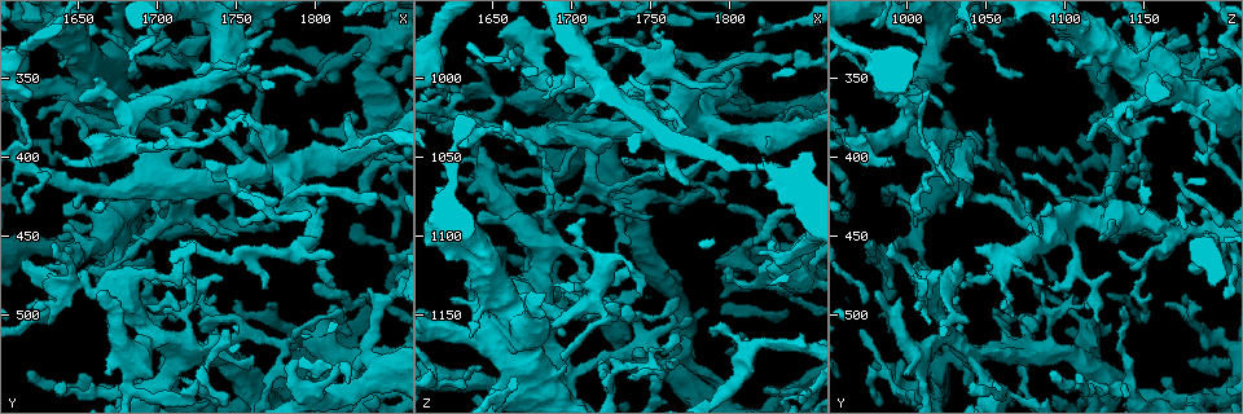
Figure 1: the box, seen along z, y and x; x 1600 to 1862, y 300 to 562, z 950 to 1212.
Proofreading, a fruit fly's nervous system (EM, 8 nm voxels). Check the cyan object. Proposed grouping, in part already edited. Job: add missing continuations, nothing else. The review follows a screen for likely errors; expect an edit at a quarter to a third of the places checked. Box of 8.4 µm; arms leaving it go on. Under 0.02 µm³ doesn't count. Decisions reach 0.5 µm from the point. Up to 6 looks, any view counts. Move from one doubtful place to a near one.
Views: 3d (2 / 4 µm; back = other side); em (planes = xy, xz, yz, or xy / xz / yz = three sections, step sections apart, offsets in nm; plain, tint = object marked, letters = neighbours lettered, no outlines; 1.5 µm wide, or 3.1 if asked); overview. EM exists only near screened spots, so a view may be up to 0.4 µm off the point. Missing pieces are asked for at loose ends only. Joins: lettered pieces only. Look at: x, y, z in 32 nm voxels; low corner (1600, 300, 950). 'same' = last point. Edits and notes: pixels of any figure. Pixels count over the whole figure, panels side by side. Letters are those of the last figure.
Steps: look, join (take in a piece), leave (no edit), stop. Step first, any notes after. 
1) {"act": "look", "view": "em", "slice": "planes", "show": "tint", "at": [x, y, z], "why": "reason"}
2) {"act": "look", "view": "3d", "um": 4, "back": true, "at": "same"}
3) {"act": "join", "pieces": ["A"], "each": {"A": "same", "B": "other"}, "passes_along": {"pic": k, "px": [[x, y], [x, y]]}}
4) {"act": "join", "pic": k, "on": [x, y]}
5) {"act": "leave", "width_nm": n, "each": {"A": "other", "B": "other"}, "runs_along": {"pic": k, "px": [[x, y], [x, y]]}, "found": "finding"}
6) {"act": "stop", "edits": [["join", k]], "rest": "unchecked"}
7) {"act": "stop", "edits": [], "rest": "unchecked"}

{"act": "look", "view": "3d", "um": 2, "at": [1706, 324, 1090], "why": "thin end"}

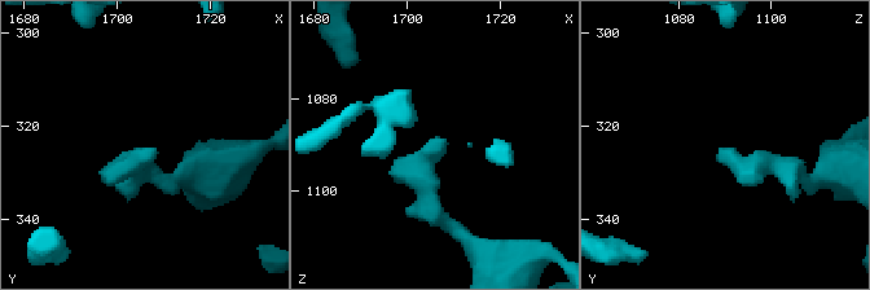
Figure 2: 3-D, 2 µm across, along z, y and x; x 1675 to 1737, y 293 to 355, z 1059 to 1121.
{"act": "look", "view": "em", "slice": "planes", "show": "letters", "at": [1708, 325, 1089], "why": "now the EM"}

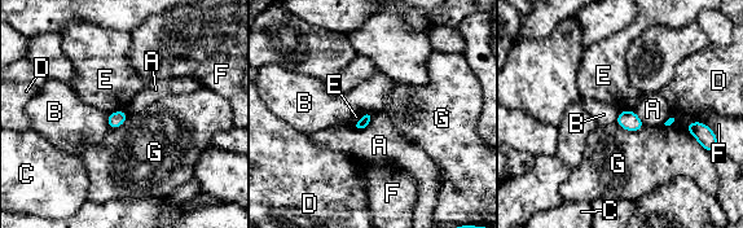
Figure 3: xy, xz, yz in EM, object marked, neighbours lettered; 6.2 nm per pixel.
{"act": "leave", "each": {"A": "other", "B": "other", "C": "other", "D": "other", "E": "other", "F": "other", "G": "other"}, "border": {"pic": 3, "px": [[110, 113], [108, 117], [109, 128]]}, "found": "none of them fits"}

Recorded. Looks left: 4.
{"act": "look", "view": "em", "slice": "planes", "show": "letters", "at": [1616, 494, 1062], "why": "free end"}

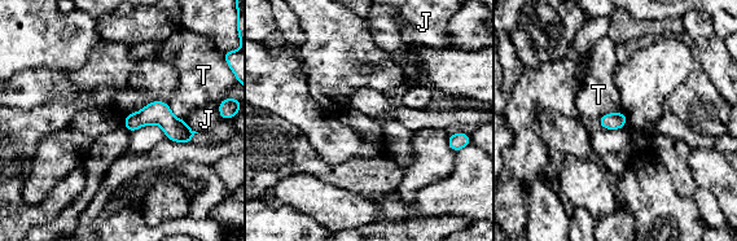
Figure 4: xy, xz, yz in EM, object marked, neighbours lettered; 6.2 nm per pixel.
{"act": "leave", "longest_contact_nm": ["T", 160], "each": {"J": "other", "T": "other"}, "border": {"pic": 4, "px": [[622, 112], [605, 113], [599, 121]]}, "found": "none of them fits"}

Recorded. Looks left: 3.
{"act": "look", "view": "em", "slice": "planes", "show": "letters", "at": [1638, 450, 1124], "why": "free end"}

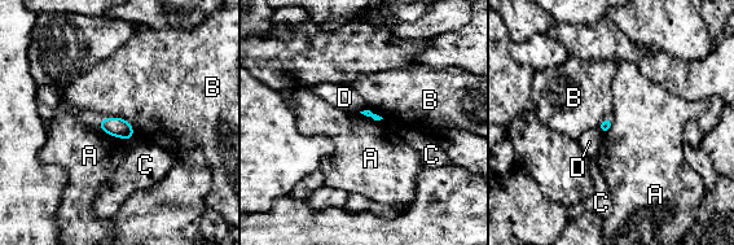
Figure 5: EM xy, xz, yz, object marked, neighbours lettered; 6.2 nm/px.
{"act": "leave", "each": {"A": "other", "B": "other", "C": "other", "D": "other"}, "border": {"pic": 5, "px": [[99, 128], [130, 140]]}, "found": "none of them fits"}

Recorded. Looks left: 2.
{"act": "stop", "edits": [], "rest": "unchecked"}

